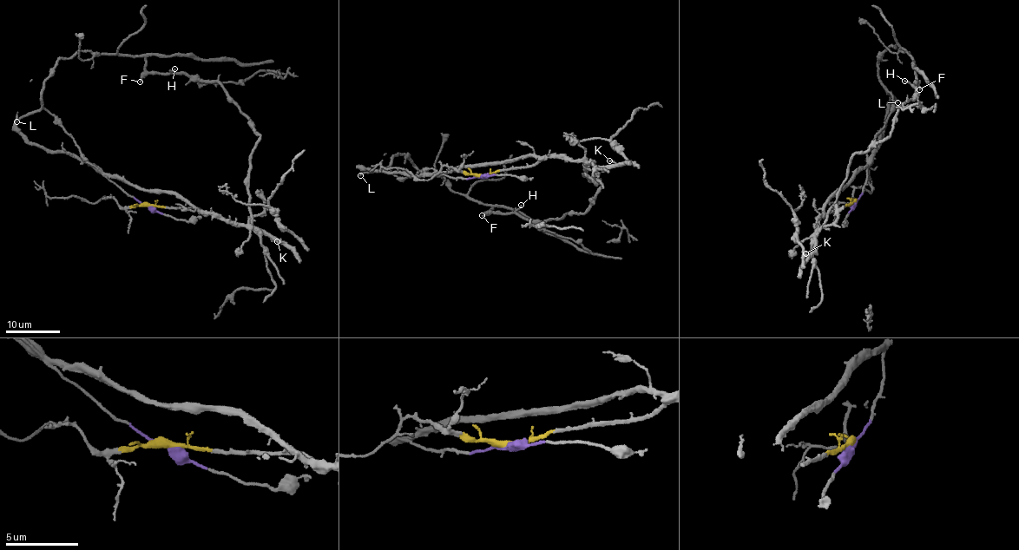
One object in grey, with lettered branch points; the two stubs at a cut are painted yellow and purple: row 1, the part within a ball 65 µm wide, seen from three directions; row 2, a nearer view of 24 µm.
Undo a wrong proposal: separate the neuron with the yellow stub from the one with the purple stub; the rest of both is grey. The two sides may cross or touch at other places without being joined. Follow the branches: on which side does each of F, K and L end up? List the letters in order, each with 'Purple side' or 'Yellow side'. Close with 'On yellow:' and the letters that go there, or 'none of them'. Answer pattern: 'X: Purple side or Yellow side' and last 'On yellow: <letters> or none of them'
F: Purple side
K: Yellow side
L: Purple side
On yellow: K

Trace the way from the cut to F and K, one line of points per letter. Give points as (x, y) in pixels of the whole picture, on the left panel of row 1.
F: (148, 205), (88, 163), (42, 97), (55, 62), (79, 51), (141, 55), (145, 75), (140, 81)
K: (148, 205), (210, 212), (212, 215), (239, 225), (252, 225), (282, 242), (279, 244), (276, 240)

